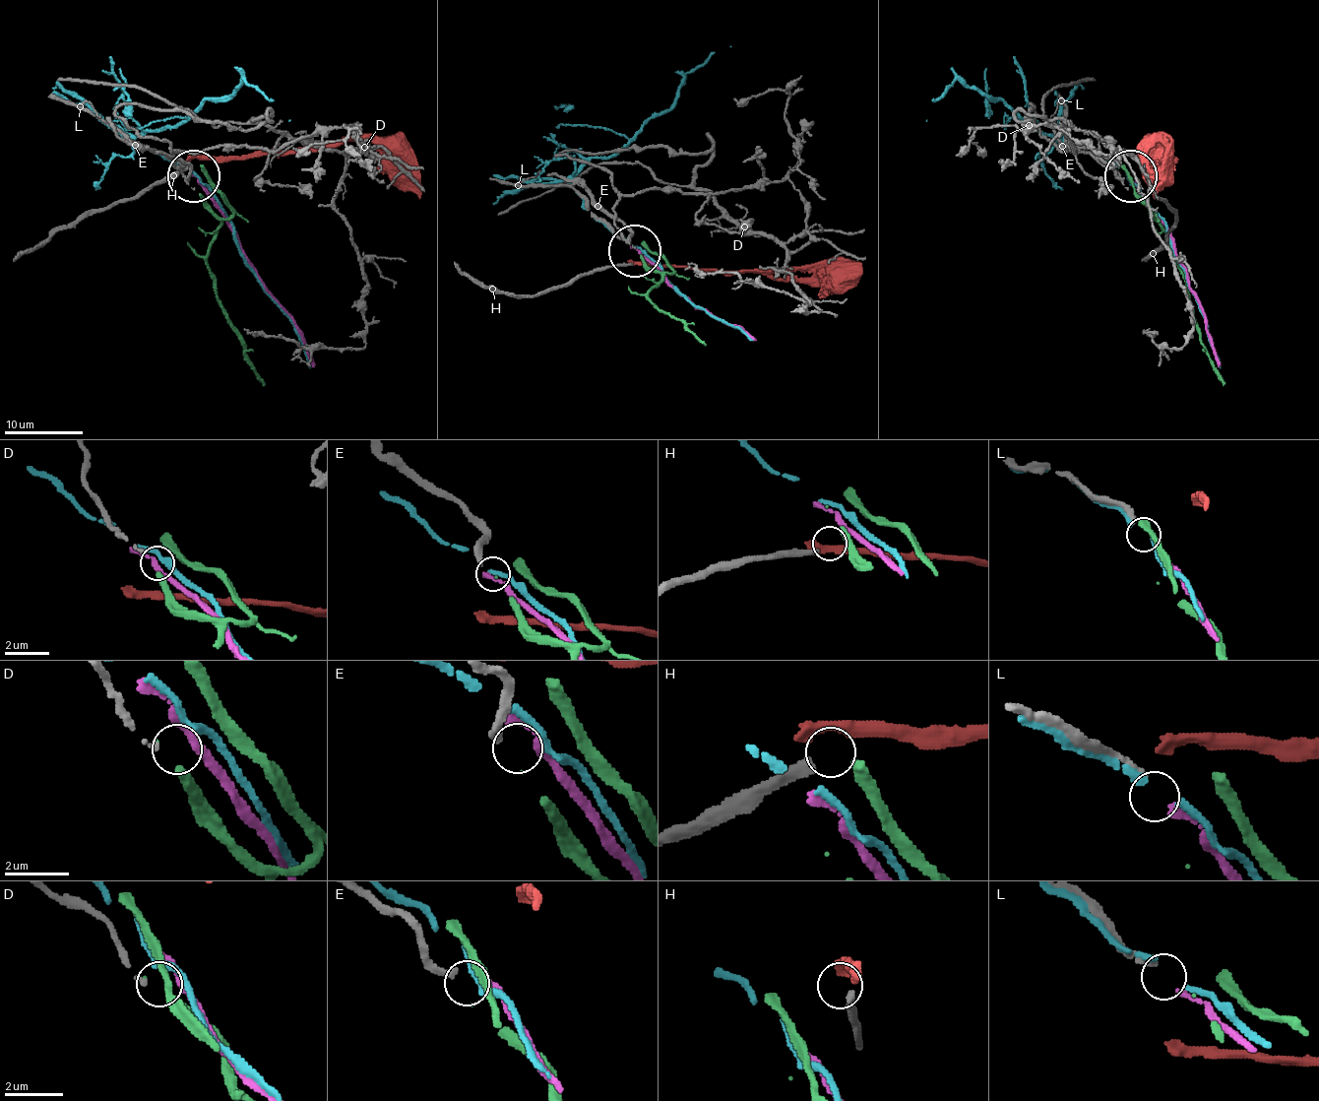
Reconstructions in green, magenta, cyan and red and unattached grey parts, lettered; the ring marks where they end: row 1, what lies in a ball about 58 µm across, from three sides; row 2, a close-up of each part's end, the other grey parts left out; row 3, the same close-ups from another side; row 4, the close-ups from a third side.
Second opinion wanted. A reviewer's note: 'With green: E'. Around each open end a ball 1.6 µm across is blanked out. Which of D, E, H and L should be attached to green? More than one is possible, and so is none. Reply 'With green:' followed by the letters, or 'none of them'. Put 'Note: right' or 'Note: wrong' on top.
Note: right
With green: E

